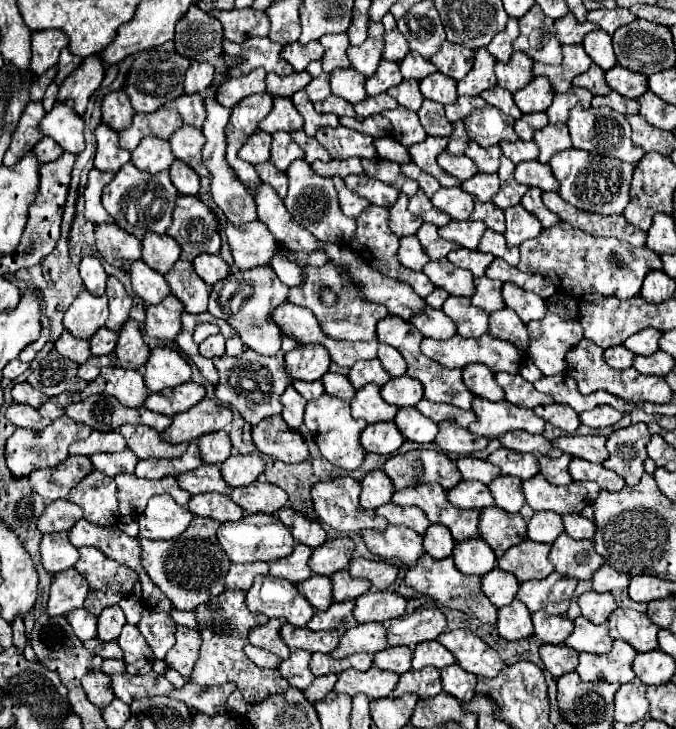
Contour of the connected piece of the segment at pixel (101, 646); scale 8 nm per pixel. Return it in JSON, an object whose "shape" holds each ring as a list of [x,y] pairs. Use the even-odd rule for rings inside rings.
{"shape":[[[98,638],[84,642],[84,648],[94,652],[100,658],[122,658],[122,648],[118,646],[118,642],[102,642]]]}

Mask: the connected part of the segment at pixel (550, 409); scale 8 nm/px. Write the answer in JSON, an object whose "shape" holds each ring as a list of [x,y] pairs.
{"shape":[[[550,404],[550,406],[536,406],[536,416],[544,418],[546,422],[550,422],[552,426],[558,426],[562,428],[566,434],[572,434],[578,426],[580,426],[580,420],[578,420],[578,414],[570,408],[570,406],[564,406],[564,404]]]}

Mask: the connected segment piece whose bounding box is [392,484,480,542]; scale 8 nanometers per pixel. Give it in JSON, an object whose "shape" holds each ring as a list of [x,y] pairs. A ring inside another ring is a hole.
{"shape":[[[420,484],[416,488],[406,488],[394,492],[392,502],[398,506],[418,506],[426,512],[432,524],[444,524],[456,542],[478,538],[478,518],[480,510],[460,510],[448,504],[446,490],[440,484]]]}

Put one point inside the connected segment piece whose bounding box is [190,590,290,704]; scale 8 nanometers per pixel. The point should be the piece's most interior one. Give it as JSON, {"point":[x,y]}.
{"point":[223,624]}

